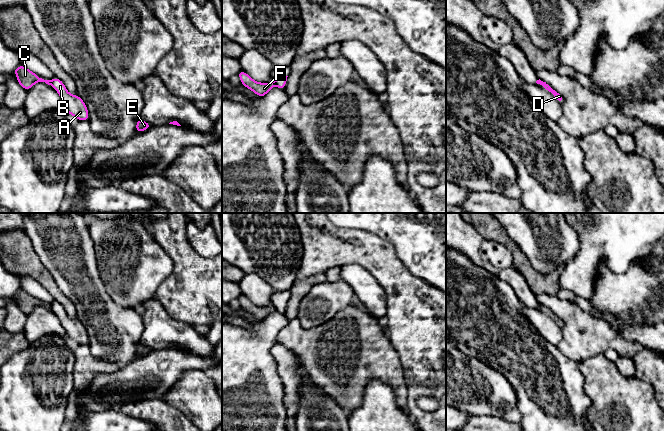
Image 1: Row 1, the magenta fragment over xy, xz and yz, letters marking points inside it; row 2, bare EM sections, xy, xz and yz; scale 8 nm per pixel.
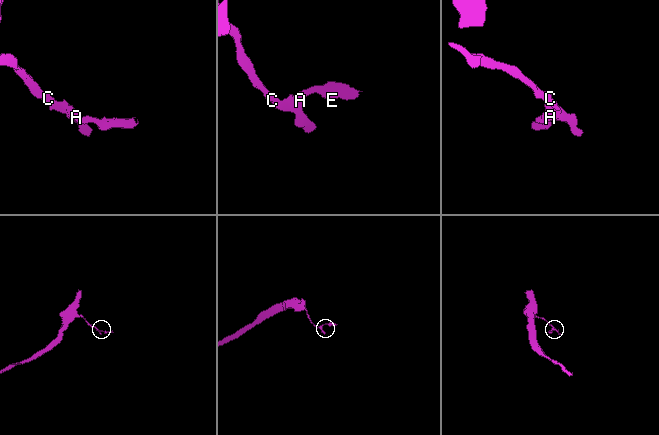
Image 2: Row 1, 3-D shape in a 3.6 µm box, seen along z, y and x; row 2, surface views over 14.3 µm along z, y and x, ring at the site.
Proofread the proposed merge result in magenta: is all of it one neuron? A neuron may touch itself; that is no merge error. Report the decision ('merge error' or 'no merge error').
merge error

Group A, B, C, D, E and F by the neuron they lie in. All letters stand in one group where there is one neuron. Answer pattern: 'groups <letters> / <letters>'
groups A B E / C D F

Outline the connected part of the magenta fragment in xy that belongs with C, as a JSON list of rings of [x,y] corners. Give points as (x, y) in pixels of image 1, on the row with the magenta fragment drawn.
[[[18,66],[13,74],[17,76],[17,81],[22,88],[26,91],[32,88],[35,83],[45,82],[48,85],[51,85],[50,80],[44,80],[40,78],[38,75],[27,69],[25,66]]]

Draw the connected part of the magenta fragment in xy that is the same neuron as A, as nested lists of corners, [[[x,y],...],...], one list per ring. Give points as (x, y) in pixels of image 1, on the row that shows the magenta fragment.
[[[55,77],[50,80],[50,83],[59,94],[66,108],[66,113],[76,117],[79,121],[88,121],[89,112],[84,101],[78,95],[70,94],[59,78]]]

